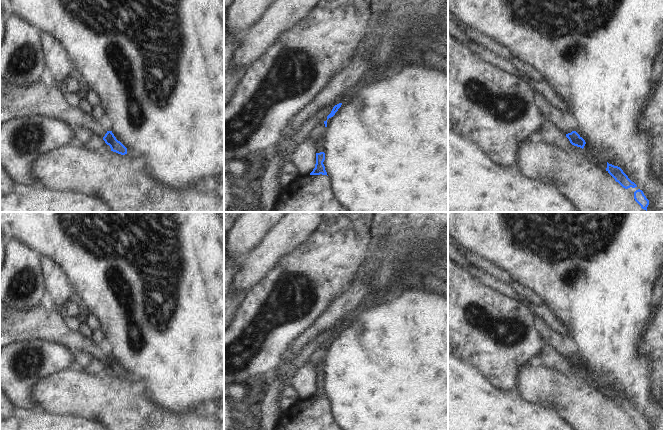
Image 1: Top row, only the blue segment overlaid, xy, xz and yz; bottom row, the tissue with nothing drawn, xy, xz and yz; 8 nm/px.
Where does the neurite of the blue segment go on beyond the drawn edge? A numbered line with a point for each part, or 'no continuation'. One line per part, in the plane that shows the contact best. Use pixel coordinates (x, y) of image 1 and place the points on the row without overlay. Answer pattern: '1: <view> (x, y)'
no continuation

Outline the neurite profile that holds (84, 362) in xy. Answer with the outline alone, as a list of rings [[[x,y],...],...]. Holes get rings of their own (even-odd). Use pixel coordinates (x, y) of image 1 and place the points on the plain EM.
[[[74,351],[73,357],[73,367],[78,371],[86,372],[102,379],[111,375],[110,370],[105,367],[103,361],[94,358],[92,355],[81,351]]]

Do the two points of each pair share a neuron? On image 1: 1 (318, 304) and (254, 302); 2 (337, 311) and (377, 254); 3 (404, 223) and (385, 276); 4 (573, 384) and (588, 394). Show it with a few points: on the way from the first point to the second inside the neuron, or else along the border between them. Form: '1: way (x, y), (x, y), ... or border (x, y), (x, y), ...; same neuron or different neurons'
1: way (312, 284), (298, 272), (287, 272), (274, 282); same neuron
2: way (351, 297), (358, 290), (368, 268); same neuron
3: way (404, 236), (394, 263); same neuron
4: way (577, 388), (584, 394); same neuron

